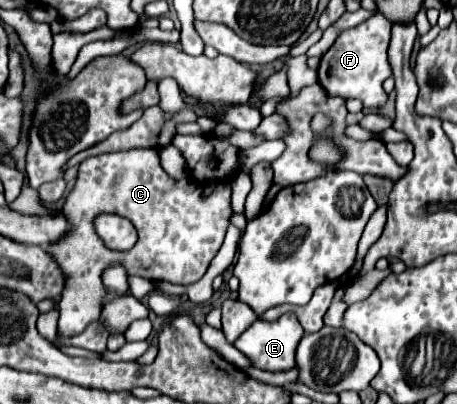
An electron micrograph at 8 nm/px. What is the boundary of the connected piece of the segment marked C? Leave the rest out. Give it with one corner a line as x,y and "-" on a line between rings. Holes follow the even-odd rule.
133,149
133,151
117,151
117,153
105,153
97,157
89,157
79,165
79,175
75,187
69,191
65,197
63,205
63,215
67,217
69,231
55,243
47,245
49,255
59,263
63,277
65,277
65,289
59,301
59,335
77,335
81,333
89,323
99,319
103,297
105,297
105,288
101,276
103,271
111,265
123,265
129,275
139,275
149,281
155,279
167,279
177,285
191,285
197,283
211,259
217,255
225,231
229,227
229,215
231,215
231,187
228,181
221,182
212,193
212,198
201,197
201,185
191,183
191,179
181,179
175,181
171,179
161,163
159,155
155,149
-
99,213
115,213
121,217
127,217
137,233
139,241
131,251
109,251
101,239
97,239
97,233
93,231
93,219

